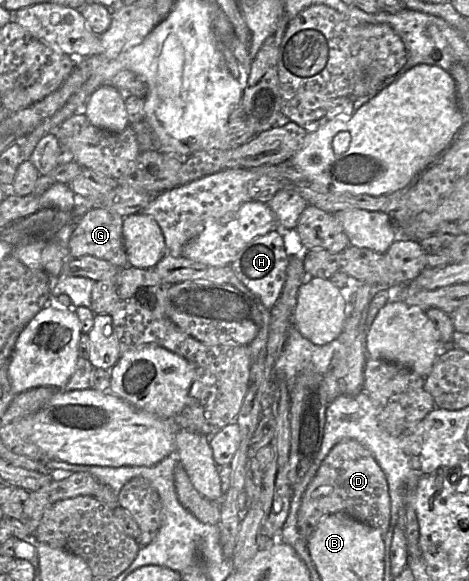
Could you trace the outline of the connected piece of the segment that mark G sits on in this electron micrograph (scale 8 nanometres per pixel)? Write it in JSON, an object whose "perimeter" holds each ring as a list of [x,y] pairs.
{"perimeter":[[[96,206],[77,220],[69,242],[70,258],[93,256],[124,268],[128,265],[123,217]]]}

